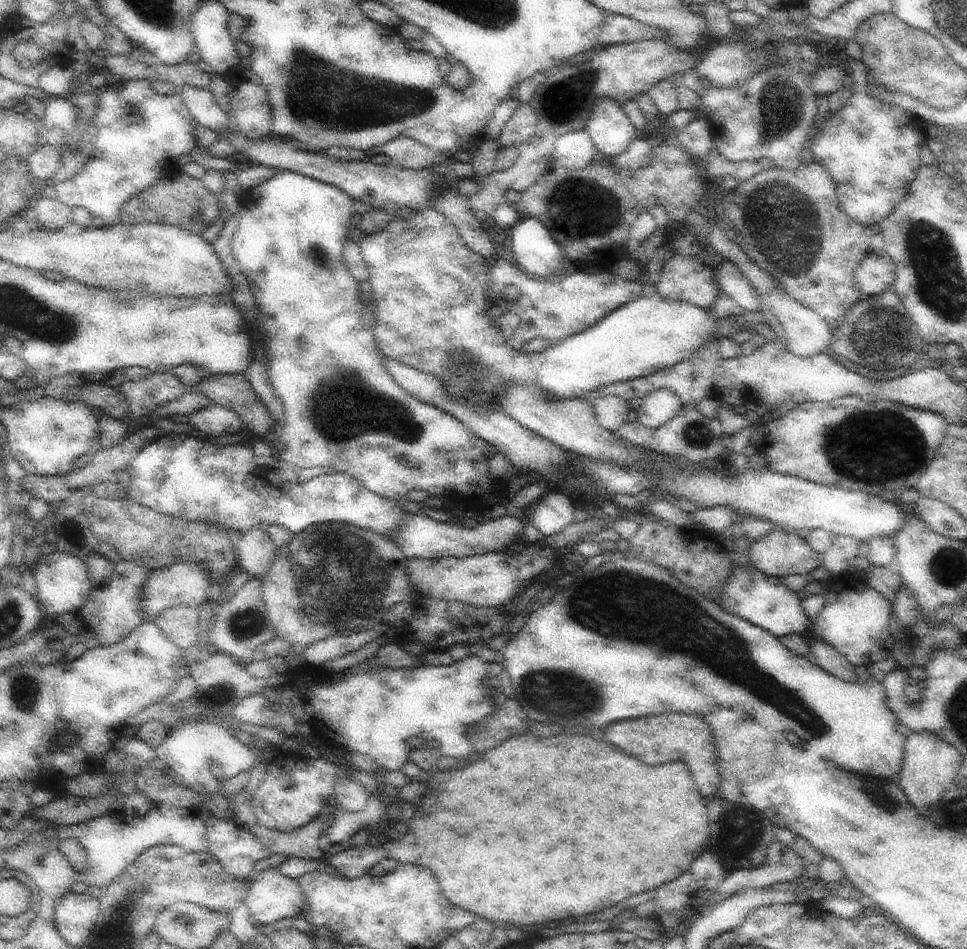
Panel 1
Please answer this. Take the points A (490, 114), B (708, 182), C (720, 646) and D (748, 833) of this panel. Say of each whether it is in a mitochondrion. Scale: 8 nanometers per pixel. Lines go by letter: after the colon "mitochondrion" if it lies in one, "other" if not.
A: other
B: other
C: mitochondrion
D: mitochondrion

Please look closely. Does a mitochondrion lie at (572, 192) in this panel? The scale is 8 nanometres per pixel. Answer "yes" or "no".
yes

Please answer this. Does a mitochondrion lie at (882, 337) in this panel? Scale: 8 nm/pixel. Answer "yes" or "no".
yes

